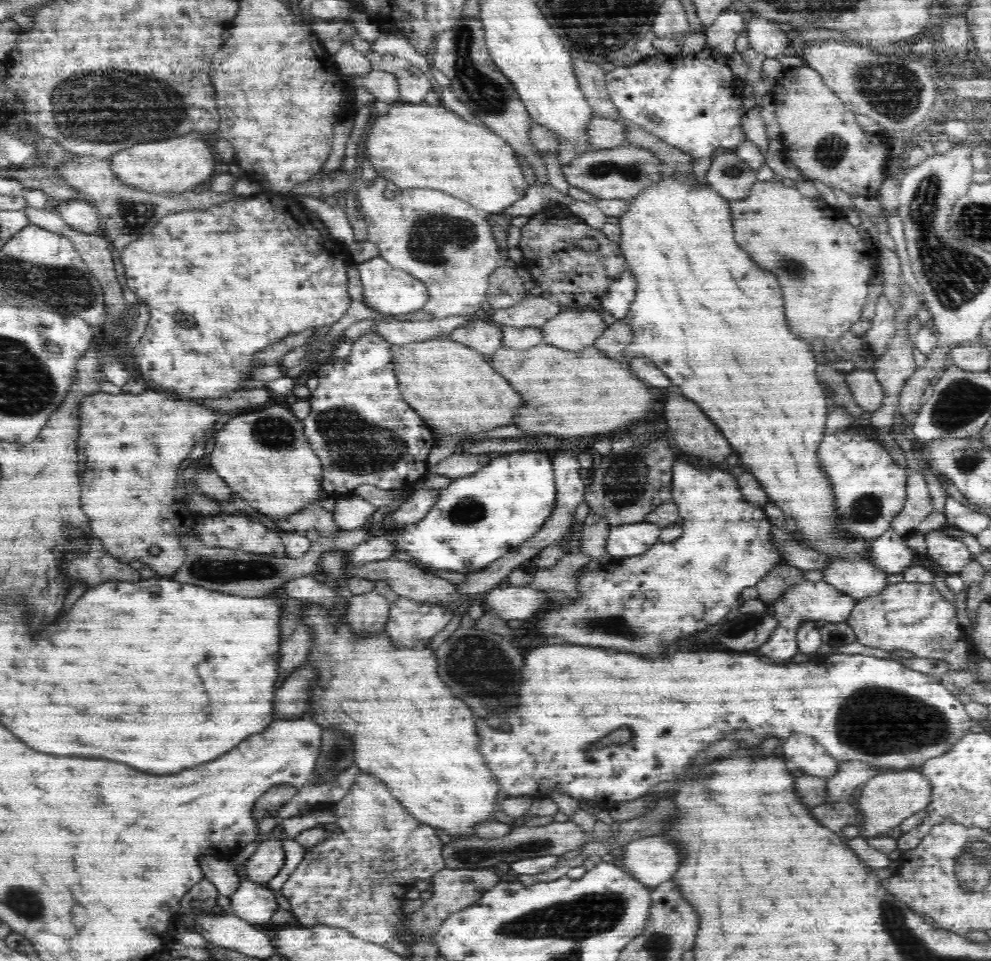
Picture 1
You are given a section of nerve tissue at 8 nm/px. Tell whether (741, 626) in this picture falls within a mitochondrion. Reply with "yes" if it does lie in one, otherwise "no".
yes

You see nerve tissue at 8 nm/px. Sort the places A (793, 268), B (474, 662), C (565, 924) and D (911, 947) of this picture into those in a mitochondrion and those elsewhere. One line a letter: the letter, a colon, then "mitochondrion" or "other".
A: mitochondrion
B: mitochondrion
C: mitochondrion
D: mitochondrion

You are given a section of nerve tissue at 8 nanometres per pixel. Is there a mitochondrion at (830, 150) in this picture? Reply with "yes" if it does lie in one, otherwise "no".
yes

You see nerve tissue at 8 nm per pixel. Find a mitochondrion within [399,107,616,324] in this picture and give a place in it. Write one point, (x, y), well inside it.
(429, 234)

